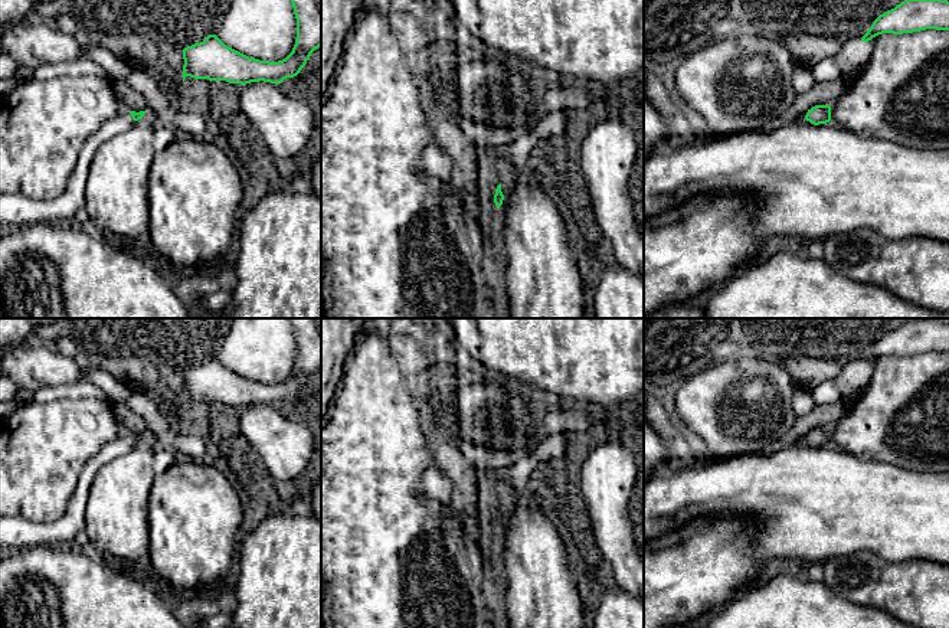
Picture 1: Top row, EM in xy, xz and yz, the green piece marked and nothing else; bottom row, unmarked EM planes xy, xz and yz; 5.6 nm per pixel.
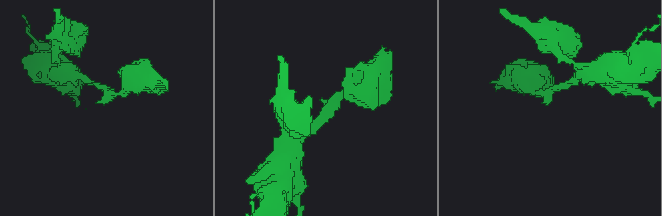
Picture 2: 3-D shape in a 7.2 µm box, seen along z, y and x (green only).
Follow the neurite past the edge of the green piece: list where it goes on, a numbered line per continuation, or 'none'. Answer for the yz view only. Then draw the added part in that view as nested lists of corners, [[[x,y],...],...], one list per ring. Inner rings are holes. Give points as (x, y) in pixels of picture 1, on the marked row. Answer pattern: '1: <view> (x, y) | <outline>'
none

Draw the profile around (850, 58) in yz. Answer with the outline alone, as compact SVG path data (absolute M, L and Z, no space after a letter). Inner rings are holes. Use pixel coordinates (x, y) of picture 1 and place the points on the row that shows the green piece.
M842 40L841 48L834 58L844 78L851 79L864 65L861 45L855 40Z

